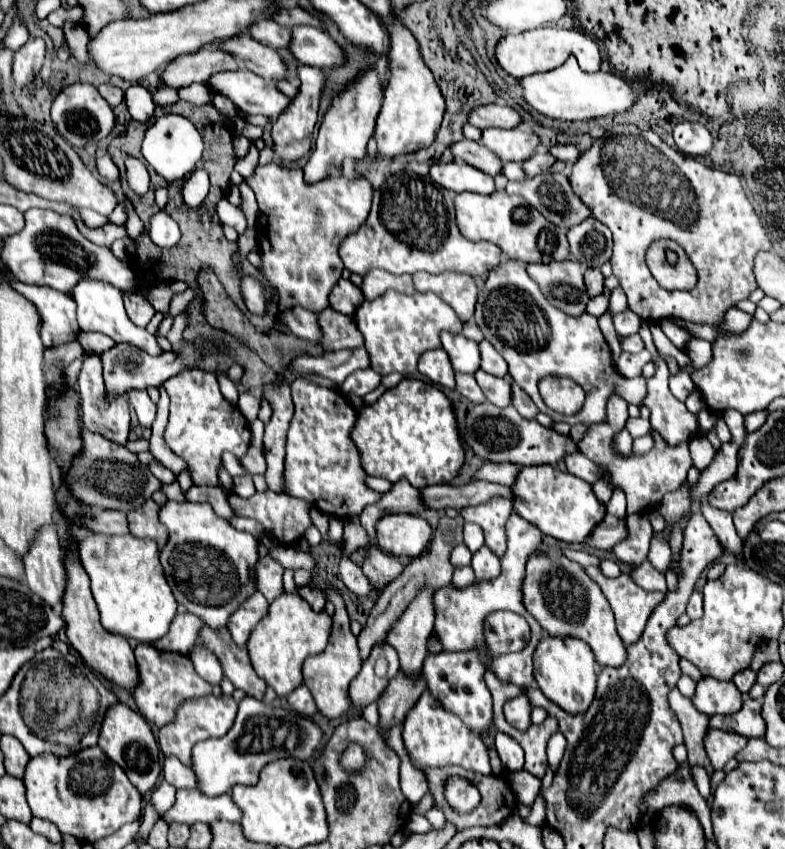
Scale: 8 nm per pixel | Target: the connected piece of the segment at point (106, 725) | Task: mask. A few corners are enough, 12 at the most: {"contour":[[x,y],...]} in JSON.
{"contour":[[107,708],[97,746],[141,794],[161,772],[145,718]]}

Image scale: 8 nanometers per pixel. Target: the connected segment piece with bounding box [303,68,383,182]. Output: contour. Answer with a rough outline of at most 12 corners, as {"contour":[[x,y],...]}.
{"contour":[[363,70],[331,98],[303,168],[307,182],[361,160],[383,102]]}

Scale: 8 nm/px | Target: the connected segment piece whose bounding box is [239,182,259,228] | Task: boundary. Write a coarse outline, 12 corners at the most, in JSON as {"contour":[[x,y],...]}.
{"contour":[[241,182],[243,208],[247,216],[247,224],[255,228],[259,208],[257,208],[255,194]]}

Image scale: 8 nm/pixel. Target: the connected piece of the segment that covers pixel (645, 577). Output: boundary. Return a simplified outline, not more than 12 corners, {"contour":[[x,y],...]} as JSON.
{"contour":[[649,560],[629,572],[643,590],[667,592],[665,574]]}

